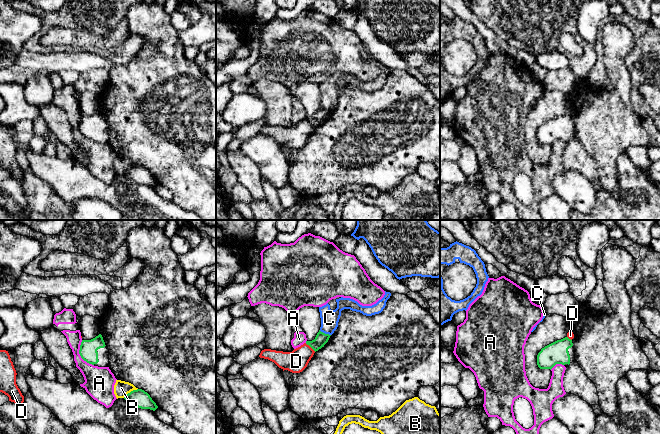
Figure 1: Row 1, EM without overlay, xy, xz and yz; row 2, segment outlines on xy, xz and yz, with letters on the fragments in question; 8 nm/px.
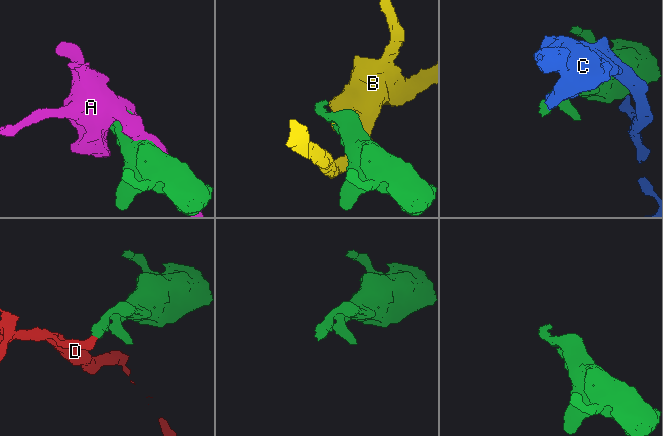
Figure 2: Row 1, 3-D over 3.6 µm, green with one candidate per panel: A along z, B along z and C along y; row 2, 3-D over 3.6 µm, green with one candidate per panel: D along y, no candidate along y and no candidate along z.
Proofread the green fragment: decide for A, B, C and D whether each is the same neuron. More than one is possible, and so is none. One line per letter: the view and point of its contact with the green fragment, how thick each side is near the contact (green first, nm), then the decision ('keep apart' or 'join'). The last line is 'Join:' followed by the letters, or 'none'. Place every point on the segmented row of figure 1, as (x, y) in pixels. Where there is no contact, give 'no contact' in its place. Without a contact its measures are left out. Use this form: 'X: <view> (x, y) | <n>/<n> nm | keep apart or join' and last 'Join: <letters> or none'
A: xy (80, 355) | 140/220 nm | keep apart
B: xy (131, 391) | 140/130 nm | keep apart
C: xz (324, 333) | 100/140 nm | keep apart
D: xz (310, 346) | 100/180 nm | keep apart
Join: none

